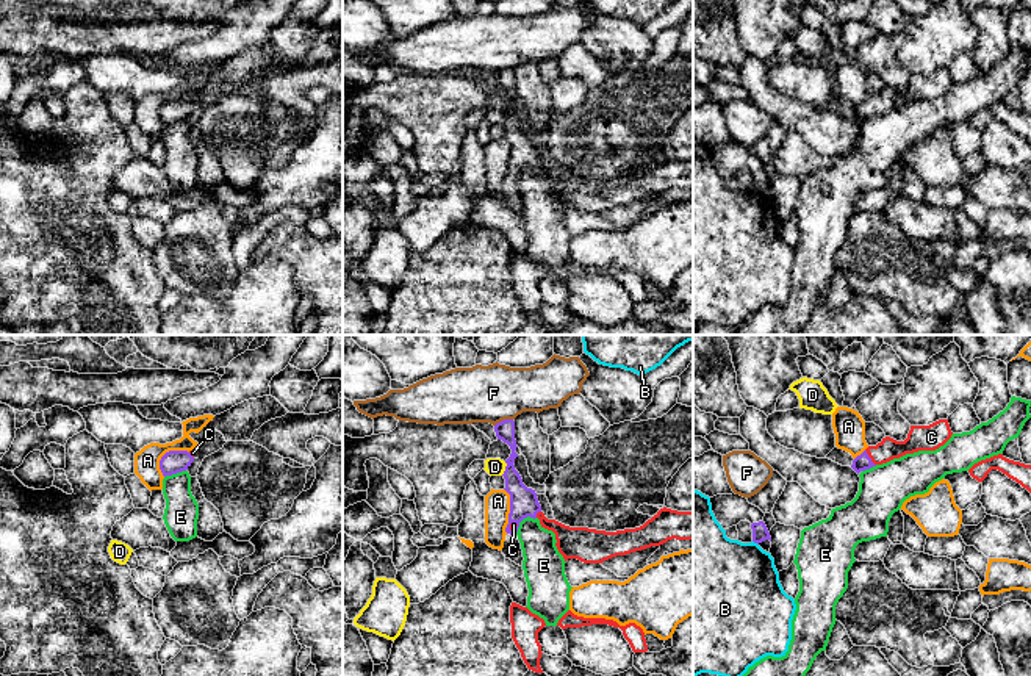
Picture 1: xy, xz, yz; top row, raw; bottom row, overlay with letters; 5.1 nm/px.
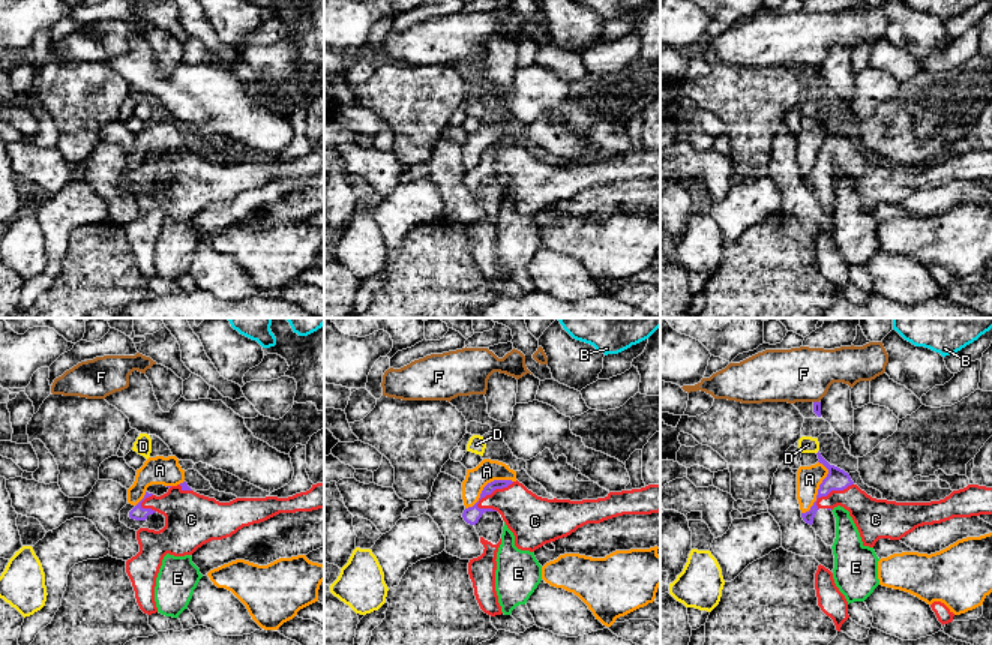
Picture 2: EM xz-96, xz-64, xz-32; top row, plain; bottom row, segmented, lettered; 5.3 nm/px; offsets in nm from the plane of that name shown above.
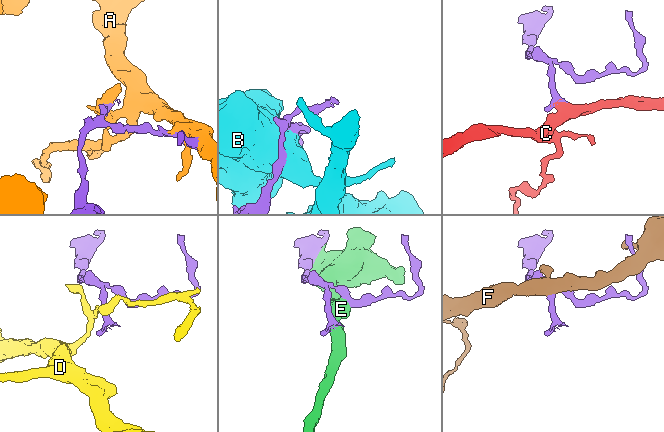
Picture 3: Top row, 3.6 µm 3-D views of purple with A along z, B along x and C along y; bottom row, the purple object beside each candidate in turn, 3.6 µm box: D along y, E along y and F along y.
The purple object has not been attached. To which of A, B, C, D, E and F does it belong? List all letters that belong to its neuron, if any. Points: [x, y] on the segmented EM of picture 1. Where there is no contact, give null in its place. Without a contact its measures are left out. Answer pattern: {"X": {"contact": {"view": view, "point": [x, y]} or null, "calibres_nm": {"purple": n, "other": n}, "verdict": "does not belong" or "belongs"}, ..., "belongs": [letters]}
{"A": {"contact": {"view": "xy", "point": [166, 453]}, "calibres_nm": {"purple": 120, "other": 130}, "verdict": "does not belong"}, "B": {"contact": {"view": "yz", "point": [756, 542]}, "calibres_nm": {"purple": 80, "other": 460}, "verdict": "does not belong"}, "C": {"contact": {"view": "yz", "point": [869, 457]}, "calibres_nm": {"purple": 90, "other": 110}, "verdict": "belongs"}, "D": {"contact": {"view": "xz", "point": [506, 468]}, "calibres_nm": {"purple": 140, "other": 100}, "verdict": "does not belong"}, "E": {"contact": {"view": "xz", "point": [523, 518]}, "calibres_nm": {"purple": 140, "other": 200}, "verdict": "does not belong"}, "F": {"contact": {"view": "xz", "point": [504, 420]}, "calibres_nm": {"purple": 100, "other": 300}, "verdict": "does not belong"}, "belongs": ["C"]}

